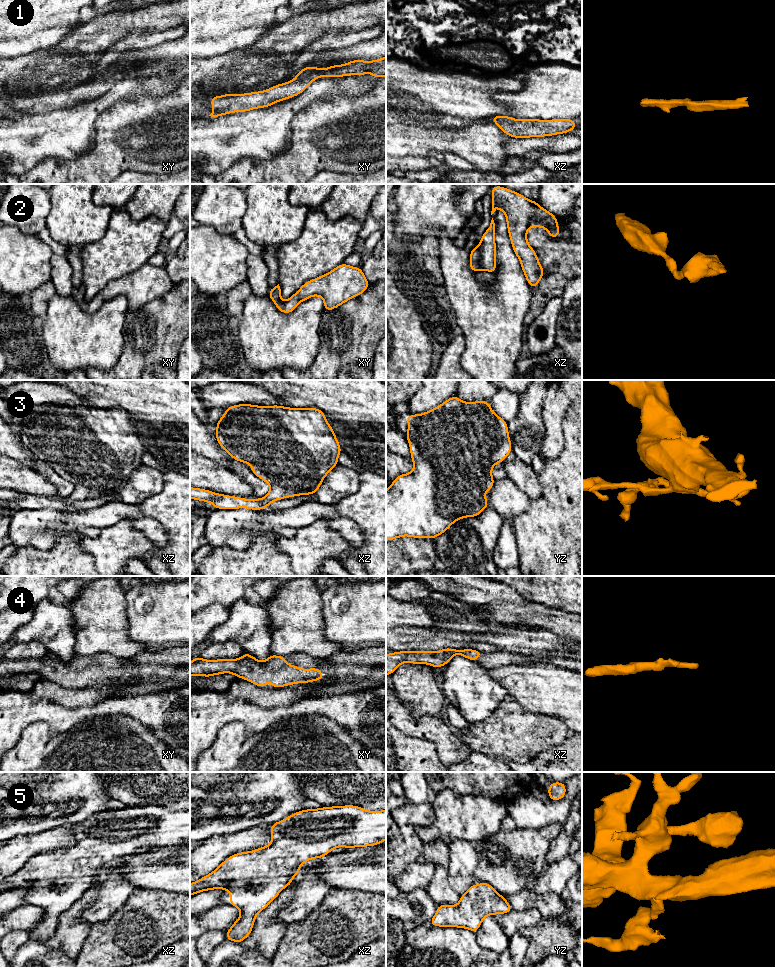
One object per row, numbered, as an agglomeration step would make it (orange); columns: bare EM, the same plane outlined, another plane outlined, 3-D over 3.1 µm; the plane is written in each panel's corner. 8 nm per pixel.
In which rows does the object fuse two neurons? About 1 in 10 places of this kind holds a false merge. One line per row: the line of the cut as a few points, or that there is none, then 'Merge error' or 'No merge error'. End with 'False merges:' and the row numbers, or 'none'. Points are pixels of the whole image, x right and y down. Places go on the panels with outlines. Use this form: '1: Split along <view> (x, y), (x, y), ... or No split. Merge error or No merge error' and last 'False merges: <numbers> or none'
1: No split. No merge error
2: No split. No merge error
3: No split. No merge error
4: No split. No merge error
5: No split. No merge error
False merges: none

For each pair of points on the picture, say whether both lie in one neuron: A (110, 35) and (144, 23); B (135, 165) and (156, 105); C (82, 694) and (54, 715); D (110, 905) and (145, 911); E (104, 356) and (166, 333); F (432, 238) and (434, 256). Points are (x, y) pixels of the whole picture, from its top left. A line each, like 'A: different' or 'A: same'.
A: same
B: same
C: different
D: different
E: different
F: same

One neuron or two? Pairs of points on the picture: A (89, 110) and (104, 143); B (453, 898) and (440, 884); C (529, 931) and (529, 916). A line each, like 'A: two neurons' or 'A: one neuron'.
A: two neurons
B: one neuron
C: two neurons

